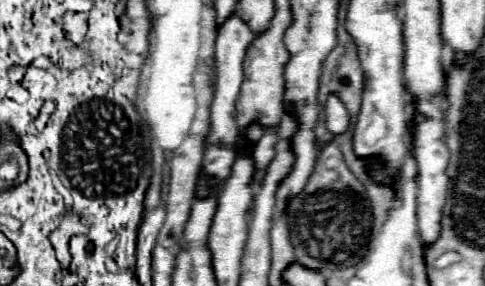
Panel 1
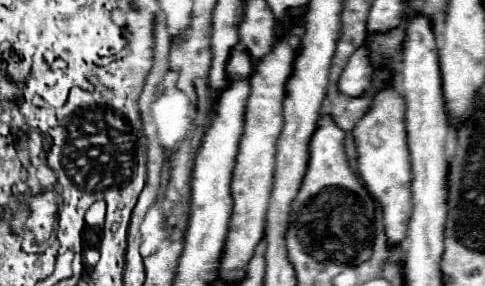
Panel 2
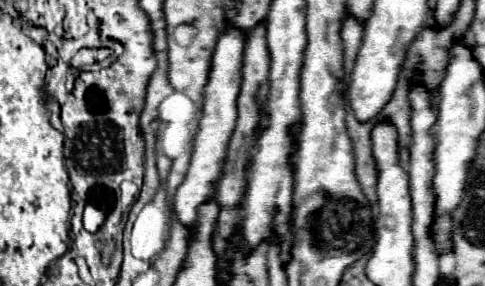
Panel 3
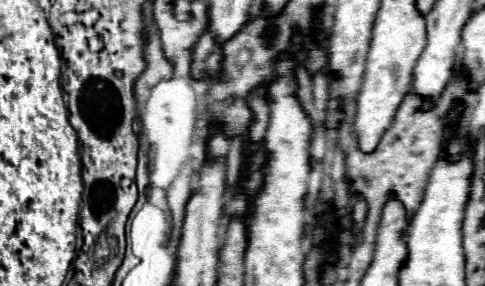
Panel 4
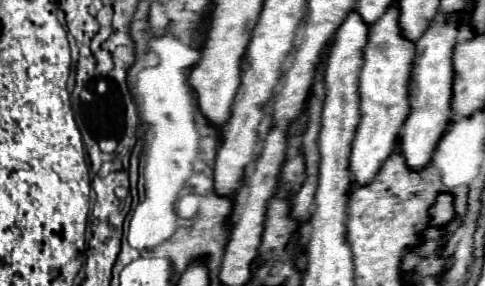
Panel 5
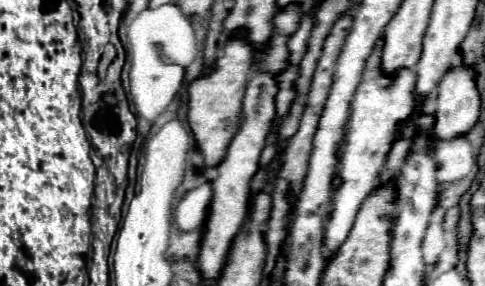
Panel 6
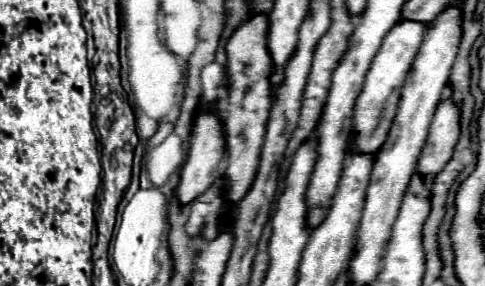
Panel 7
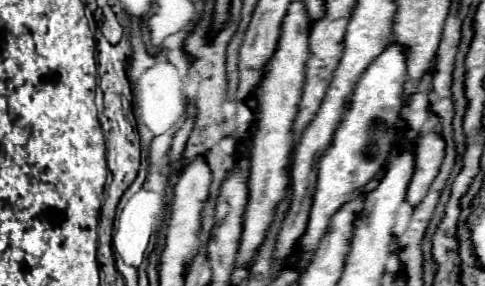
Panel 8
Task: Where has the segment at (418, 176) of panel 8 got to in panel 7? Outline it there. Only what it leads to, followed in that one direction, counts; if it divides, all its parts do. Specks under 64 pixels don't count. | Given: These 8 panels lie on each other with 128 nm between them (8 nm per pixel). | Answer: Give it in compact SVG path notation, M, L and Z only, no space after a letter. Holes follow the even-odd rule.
M452 98L438 104L422 158L418 160L418 172L422 176L438 174L450 160L454 146L460 140L460 116L460 104L456 104Z

